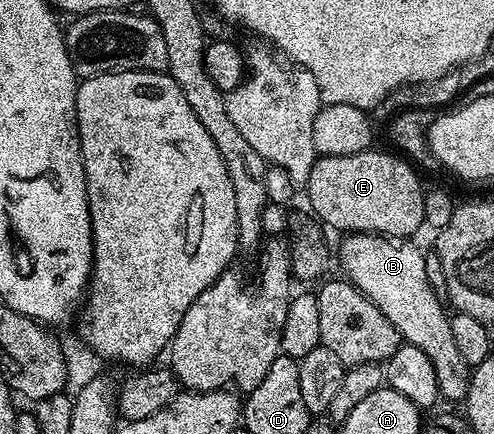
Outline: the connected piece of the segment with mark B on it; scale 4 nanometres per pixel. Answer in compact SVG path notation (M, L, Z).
M352 233L342 240L339 261L347 272L344 273L346 280L370 297L406 344L421 347L421 351L429 355L429 363L433 363L437 375L440 398L444 402L466 402L472 366L465 363L453 339L451 317L443 310L444 302L431 289L425 253L414 245L414 240L381 237L377 233Z

